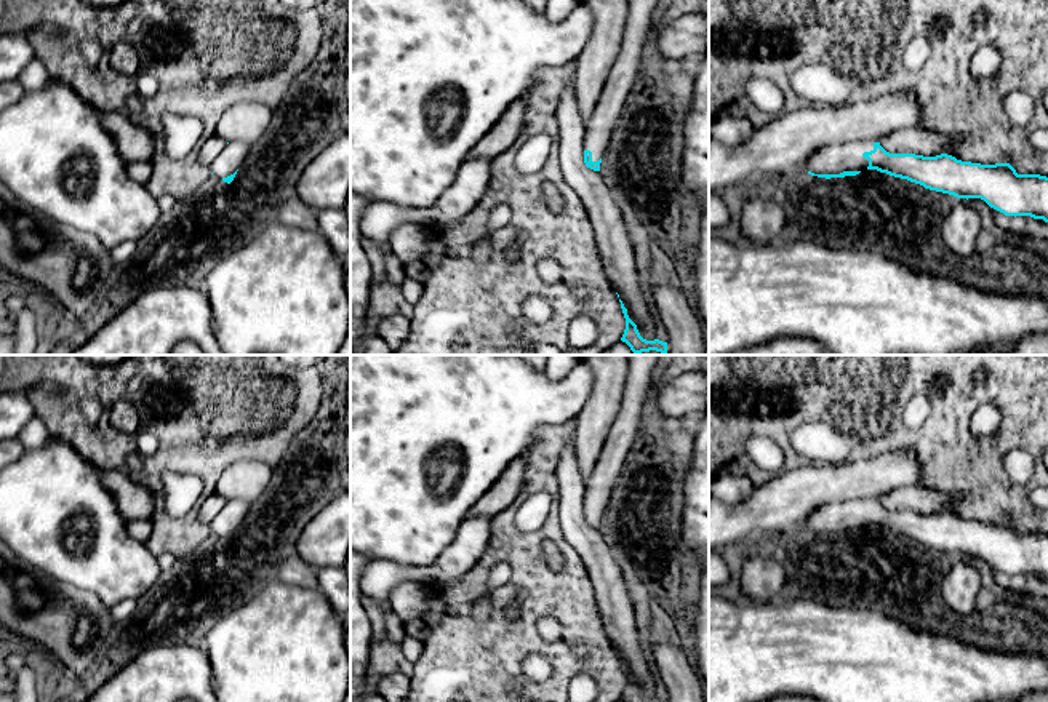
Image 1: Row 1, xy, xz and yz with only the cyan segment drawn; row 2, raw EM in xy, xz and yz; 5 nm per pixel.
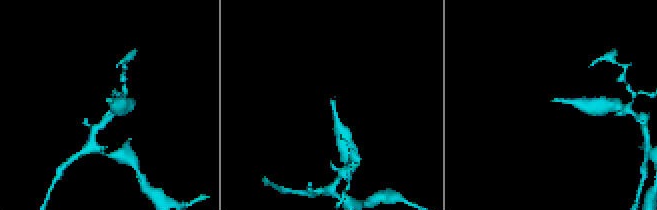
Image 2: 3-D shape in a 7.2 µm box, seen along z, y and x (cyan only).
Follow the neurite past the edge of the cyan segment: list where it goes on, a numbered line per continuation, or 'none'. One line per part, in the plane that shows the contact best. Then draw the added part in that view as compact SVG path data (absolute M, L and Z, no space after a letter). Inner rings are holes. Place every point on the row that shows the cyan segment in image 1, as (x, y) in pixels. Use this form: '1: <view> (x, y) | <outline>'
1: yz (834, 159) | M853 141L845 144L830 144L816 150L798 168L802 173L814 174L840 174L843 171L864 171L869 160L862 157L864 152L874 150L870 141Z

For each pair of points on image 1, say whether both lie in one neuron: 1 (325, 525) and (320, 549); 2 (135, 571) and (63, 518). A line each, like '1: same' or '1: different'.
1: same
2: same

